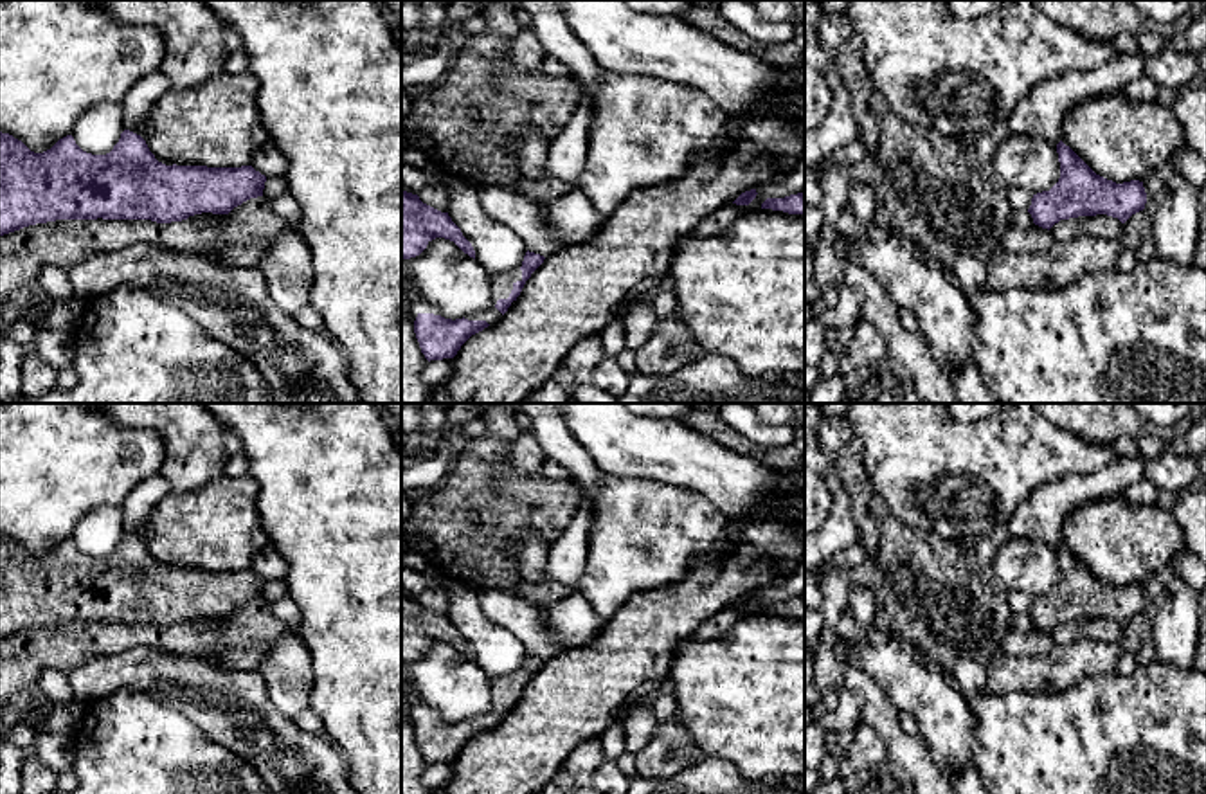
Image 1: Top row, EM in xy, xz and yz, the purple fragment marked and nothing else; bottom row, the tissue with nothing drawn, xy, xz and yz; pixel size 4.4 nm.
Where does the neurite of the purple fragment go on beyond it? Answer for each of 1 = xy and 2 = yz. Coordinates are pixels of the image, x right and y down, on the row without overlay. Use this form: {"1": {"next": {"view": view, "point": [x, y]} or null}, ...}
{"1": {"next": null}, "2": {"next": null}}

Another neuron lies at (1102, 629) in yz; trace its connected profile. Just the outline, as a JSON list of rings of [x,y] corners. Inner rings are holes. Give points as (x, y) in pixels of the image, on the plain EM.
[[[1107,618],[1060,623],[1049,632],[1055,646],[1071,645],[1085,637],[1098,641],[1120,641],[1121,636],[1123,627],[1118,621]]]

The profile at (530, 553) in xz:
[[[526,535],[508,551],[517,564],[520,583],[547,580],[549,547],[551,544],[544,538]]]

